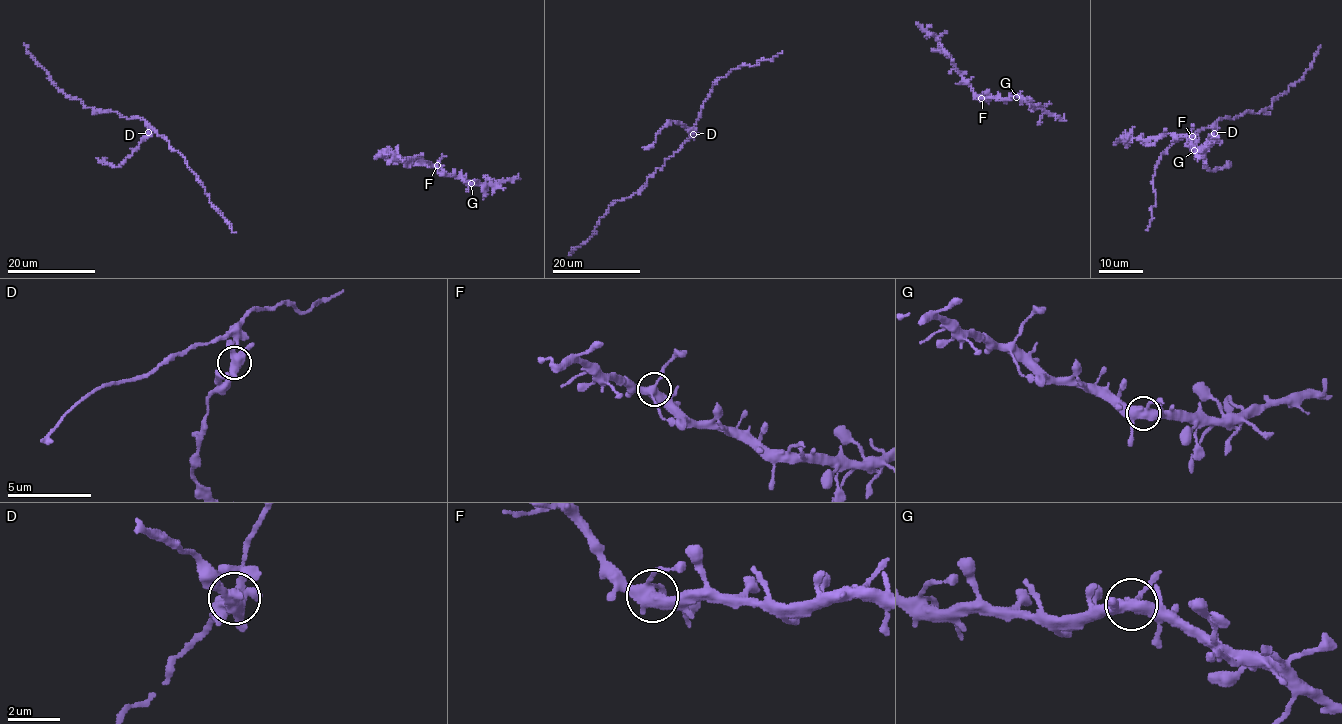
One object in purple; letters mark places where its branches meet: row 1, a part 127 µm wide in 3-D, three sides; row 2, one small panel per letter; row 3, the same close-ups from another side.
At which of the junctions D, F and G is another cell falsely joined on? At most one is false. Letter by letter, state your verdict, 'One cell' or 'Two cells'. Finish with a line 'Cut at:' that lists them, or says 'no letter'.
D: Two cells
F: One cell
G: One cell
Cut at: D

